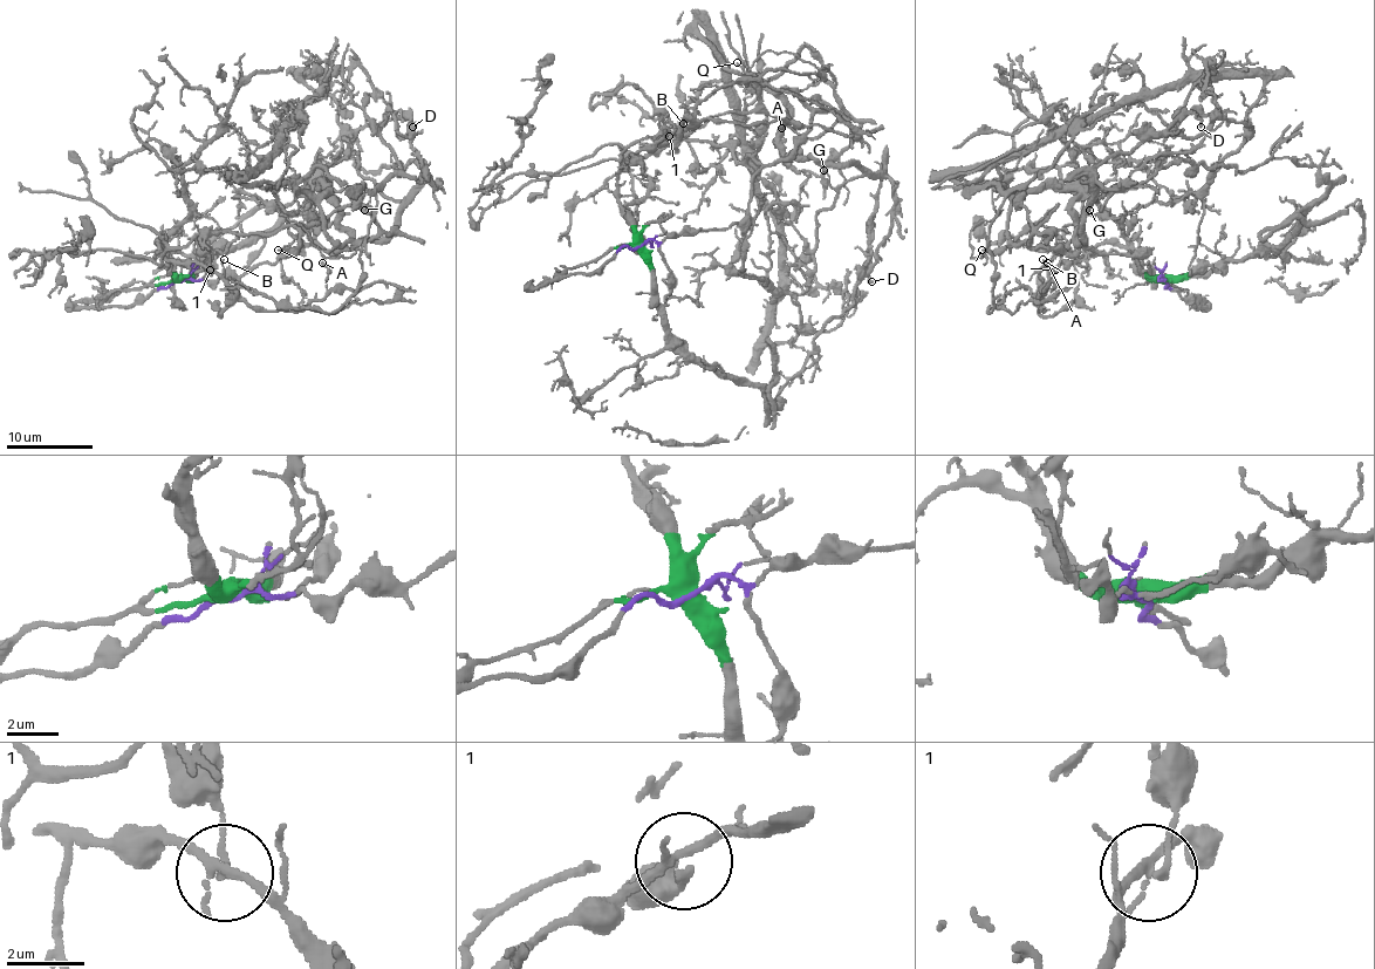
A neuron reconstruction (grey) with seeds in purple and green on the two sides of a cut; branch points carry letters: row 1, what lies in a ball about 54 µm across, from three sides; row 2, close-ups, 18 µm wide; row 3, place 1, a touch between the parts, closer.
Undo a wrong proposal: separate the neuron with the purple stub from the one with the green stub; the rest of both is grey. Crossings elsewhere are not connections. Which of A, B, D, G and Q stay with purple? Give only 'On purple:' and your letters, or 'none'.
On purple: D, G, Q

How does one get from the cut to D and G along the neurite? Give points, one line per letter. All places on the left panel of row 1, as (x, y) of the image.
D: (179, 281), (350, 247), (325, 230), (322, 186), (355, 240), (381, 240), (421, 169), (411, 128)
G: (179, 281), (350, 247), (325, 230), (322, 186), (355, 240), (381, 240), (403, 202), (373, 190), (364, 210)

